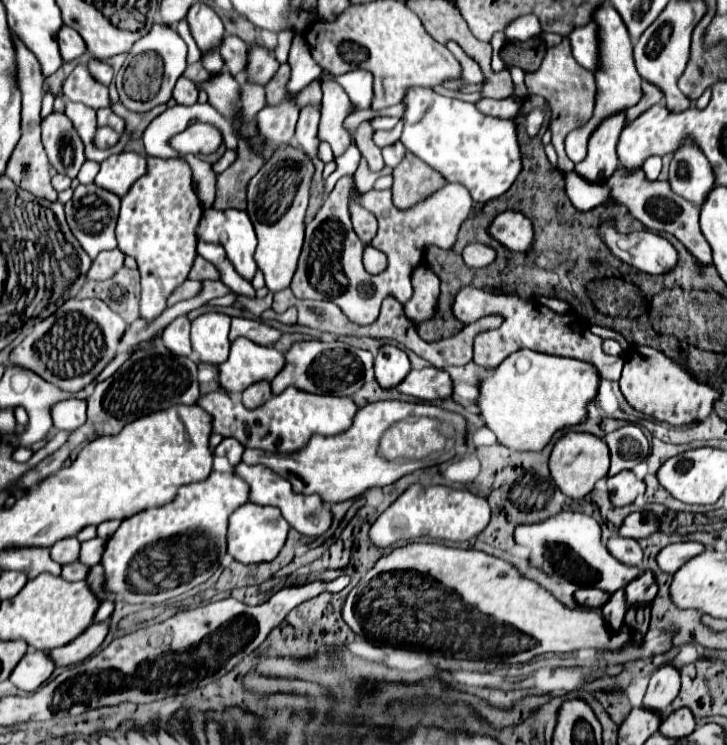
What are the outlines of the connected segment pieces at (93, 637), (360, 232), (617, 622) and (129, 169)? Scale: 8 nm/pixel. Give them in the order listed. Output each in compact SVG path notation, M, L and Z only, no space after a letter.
M93 623L75 641L67 643L65 647L53 649L51 655L55 657L55 663L59 667L65 667L65 665L71 665L71 663L79 663L79 661L87 659L91 653L95 653L95 649L103 643L107 633L109 633L109 623Z
M351 205L351 221L357 237L367 245L377 233L378 222L371 213L367 213L361 205Z
M619 589L615 593L611 593L609 601L603 605L603 617L607 619L607 623L613 629L619 629L623 625L623 617L627 611L627 601L625 601L625 591Z
M119 153L111 155L101 163L101 171L95 177L95 185L117 193L117 197L123 197L131 185L147 173L147 159L137 153Z

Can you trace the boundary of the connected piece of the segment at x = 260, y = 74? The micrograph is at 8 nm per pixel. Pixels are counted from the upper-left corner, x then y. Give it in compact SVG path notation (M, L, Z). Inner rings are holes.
M253 47L249 51L249 63L247 63L247 79L259 85L267 85L267 81L275 75L279 69L279 63L275 61L273 53L269 53L263 47Z

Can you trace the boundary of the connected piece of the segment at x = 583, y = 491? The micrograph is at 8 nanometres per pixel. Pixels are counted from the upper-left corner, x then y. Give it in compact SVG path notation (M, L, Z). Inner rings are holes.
M567 433L563 435L553 451L551 451L551 459L549 459L549 469L551 469L551 477L555 481L555 485L559 487L559 491L571 499L583 499L587 493L593 491L595 483L601 477L607 477L609 471L609 449L607 443L591 433Z

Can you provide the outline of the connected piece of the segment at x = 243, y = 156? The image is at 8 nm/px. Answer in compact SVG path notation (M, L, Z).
M239 143L237 161L225 173L221 173L217 177L217 197L215 197L213 209L245 210L247 207L247 185L263 163L265 161L259 153L253 153L253 151L249 151L249 147L245 147L245 143Z

